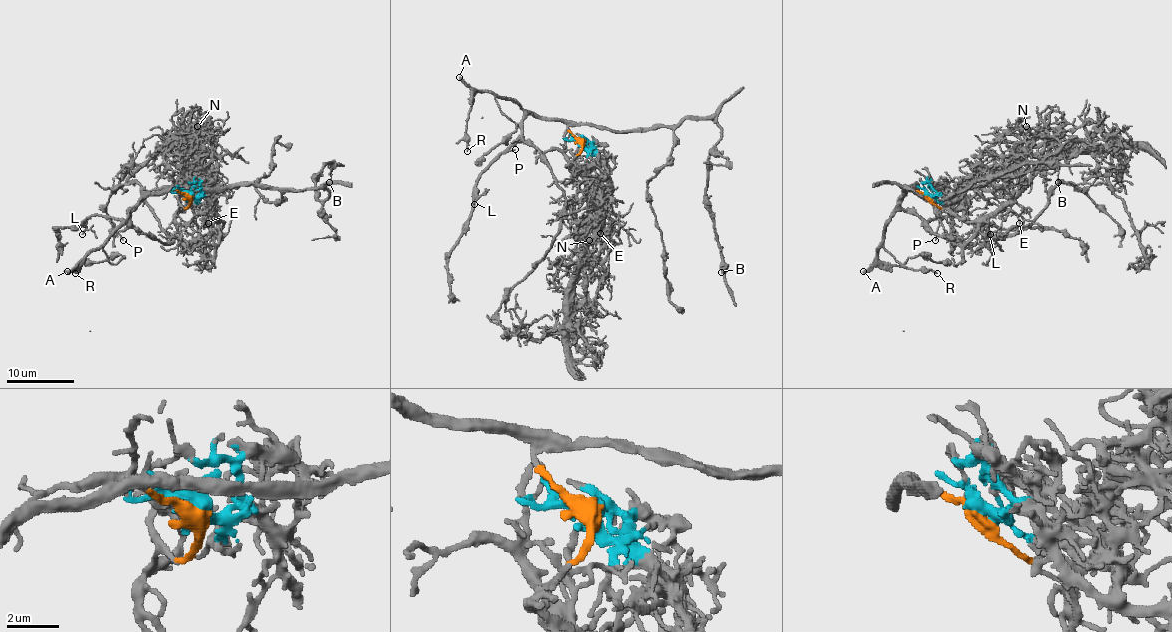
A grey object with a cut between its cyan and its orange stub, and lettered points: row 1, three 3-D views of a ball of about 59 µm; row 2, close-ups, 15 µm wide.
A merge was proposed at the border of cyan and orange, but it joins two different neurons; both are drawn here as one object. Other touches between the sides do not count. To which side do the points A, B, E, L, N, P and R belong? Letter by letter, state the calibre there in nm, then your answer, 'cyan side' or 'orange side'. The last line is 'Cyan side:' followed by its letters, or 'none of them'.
A: calibre 320 nm; orange side
B: calibre 140 nm; orange side
E: calibre 110 nm; cyan side
L: calibre 120 nm; orange side
N: calibre 170 nm; cyan side
P: calibre 110 nm; orange side
R: calibre 180 nm; orange side
Cyan side: E, N

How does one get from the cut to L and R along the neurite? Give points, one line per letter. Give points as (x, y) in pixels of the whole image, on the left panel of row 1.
L: (189, 196), (171, 189), (147, 194), (130, 211), (126, 220), (91, 216), (84, 223), (86, 228), (82, 233)
R: (189, 196), (171, 189), (152, 192), (74, 269), (75, 272)

